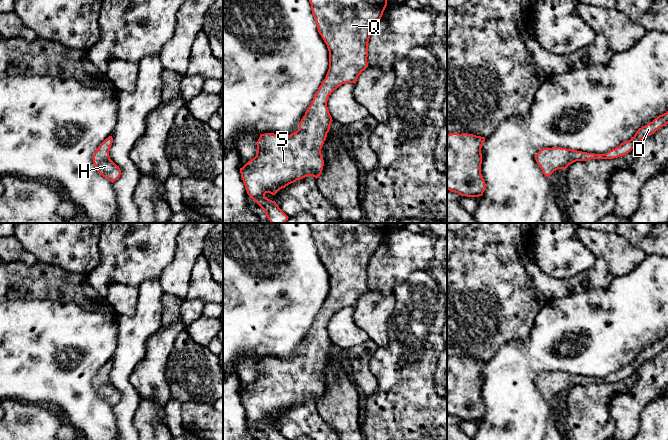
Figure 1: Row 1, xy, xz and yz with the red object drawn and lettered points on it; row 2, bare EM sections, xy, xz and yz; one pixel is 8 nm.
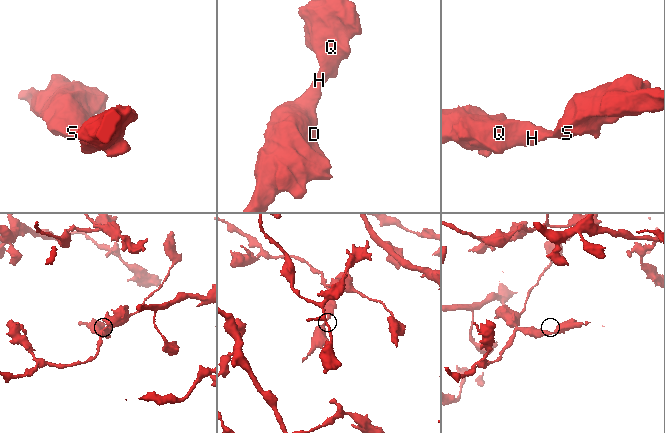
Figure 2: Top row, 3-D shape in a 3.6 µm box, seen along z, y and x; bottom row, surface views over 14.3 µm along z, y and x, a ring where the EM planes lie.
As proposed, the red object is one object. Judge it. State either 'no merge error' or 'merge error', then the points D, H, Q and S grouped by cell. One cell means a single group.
no merge error | D H Q S

